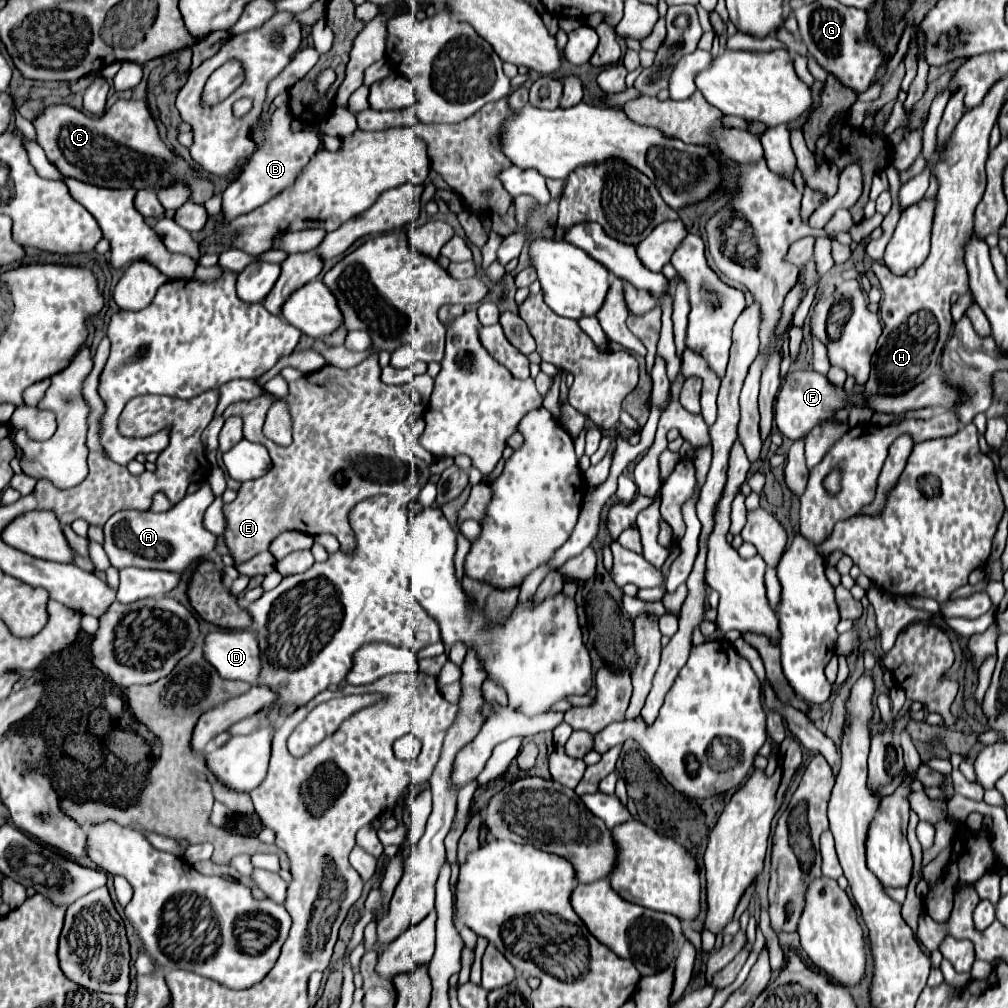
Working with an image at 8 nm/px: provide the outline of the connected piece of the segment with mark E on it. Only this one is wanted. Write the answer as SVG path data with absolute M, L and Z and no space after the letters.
M378 355L346 371L334 365L326 365L316 373L304 375L302 379L290 383L290 395L286 397L290 405L290 415L292 415L292 437L294 437L292 445L288 447L282 447L270 441L262 433L264 415L272 403L270 397L260 395L256 399L230 405L224 411L224 419L232 415L242 417L244 437L248 441L266 445L272 457L270 471L262 475L260 479L244 481L238 497L232 503L224 505L224 515L228 521L228 529L224 535L226 535L226 545L232 551L234 563L236 565L244 563L252 559L254 555L266 551L272 539L280 535L282 531L302 531L312 537L330 533L340 541L340 551L352 553L356 547L356 535L354 535L354 529L350 527L348 513L352 511L356 503L374 495L386 495L392 503L410 505L412 497L418 497L422 487L430 481L428 463L426 463L426 469L410 469L402 459L398 459L399 429L408 430L412 422L415 422L425 411L421 404L412 402L409 396L410 389L412 387L390 387L380 381Z

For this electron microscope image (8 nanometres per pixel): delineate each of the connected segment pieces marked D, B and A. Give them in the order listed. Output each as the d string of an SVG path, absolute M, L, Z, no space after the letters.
M254 631L210 633L206 637L204 655L224 679L240 679L258 685L262 663Z
M280 107L272 113L268 145L252 155L252 159L242 169L238 179L234 179L222 195L222 221L224 223L230 223L240 215L246 215L246 213L258 209L260 205L268 203L270 199L274 199L276 195L280 195L282 191L292 187L292 183L296 183L296 179L300 177L302 169L310 163L312 155L316 155L316 151L322 147L322 139L320 139L318 131L292 133L290 121L292 121L292 117L286 107Z
M204 483L196 493L186 495L180 503L164 513L152 511L118 511L104 525L104 551L110 563L124 567L152 567L166 571L186 571L196 561L208 557L216 547L216 535L204 527L204 513L214 501L212 489Z

